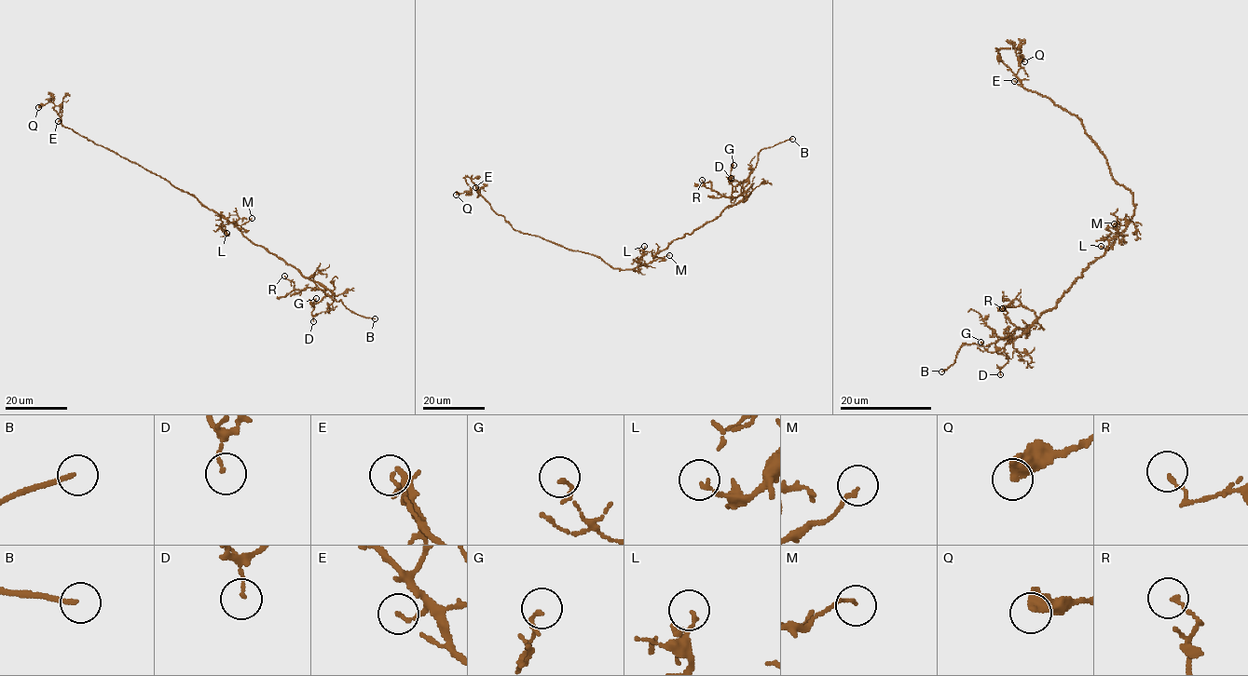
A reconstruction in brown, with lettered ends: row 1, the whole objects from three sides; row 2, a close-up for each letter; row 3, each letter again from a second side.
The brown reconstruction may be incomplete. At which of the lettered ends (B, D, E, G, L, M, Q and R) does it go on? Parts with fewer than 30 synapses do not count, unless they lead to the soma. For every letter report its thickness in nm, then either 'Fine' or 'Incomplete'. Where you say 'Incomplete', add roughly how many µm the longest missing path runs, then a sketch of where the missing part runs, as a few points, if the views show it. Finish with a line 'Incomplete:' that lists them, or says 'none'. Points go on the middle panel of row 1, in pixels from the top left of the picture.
B: Thickness 150 nm. Incomplete. Missing length about 10 µm. Course of what is missing: (792, 139), (823, 148)
D: Thickness 100 nm. Fine
E: Thickness 130 nm. Fine
G: Thickness 150 nm. Fine
L: Thickness 140 nm. Fine
M: Thickness 110 nm. Fine
Q: Thickness 400 nm. Fine
R: Thickness 130 nm. Fine
Incomplete: B

